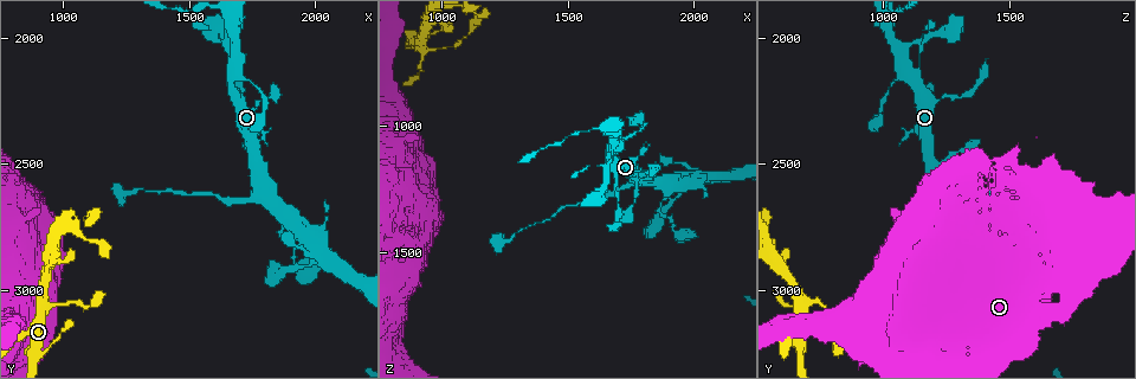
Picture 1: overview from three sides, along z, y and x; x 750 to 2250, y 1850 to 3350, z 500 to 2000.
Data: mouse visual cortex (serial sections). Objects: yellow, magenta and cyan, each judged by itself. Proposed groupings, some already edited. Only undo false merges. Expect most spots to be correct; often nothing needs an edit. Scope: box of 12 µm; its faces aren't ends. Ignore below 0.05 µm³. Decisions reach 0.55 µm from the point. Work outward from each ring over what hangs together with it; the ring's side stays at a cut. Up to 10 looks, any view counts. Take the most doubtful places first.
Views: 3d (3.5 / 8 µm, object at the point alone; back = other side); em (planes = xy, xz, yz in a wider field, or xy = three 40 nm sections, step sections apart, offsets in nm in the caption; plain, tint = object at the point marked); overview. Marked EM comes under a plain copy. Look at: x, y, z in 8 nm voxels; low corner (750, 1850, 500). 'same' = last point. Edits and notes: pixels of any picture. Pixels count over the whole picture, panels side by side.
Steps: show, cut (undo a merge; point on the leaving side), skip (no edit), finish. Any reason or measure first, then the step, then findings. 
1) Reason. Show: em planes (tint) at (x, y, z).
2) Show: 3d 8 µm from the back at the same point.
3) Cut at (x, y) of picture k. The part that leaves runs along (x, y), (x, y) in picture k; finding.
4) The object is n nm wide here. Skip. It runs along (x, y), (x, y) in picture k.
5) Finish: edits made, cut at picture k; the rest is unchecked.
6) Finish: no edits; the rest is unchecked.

Thick turns thin. Show: 3d 3.5 µm at (1000, 3040, 700).

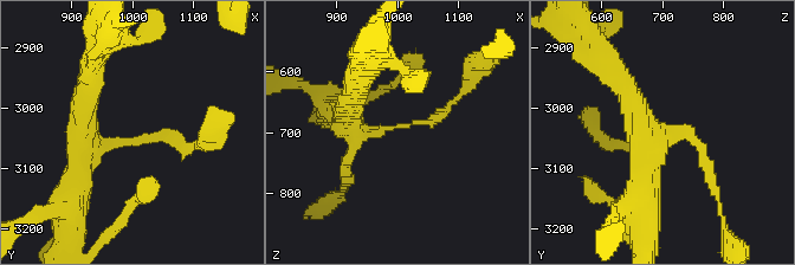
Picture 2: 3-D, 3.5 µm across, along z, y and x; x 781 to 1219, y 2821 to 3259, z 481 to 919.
The arms are 150, 400 nm wide. Show: em xy step 5 (tint) at (990, 3055, 700).

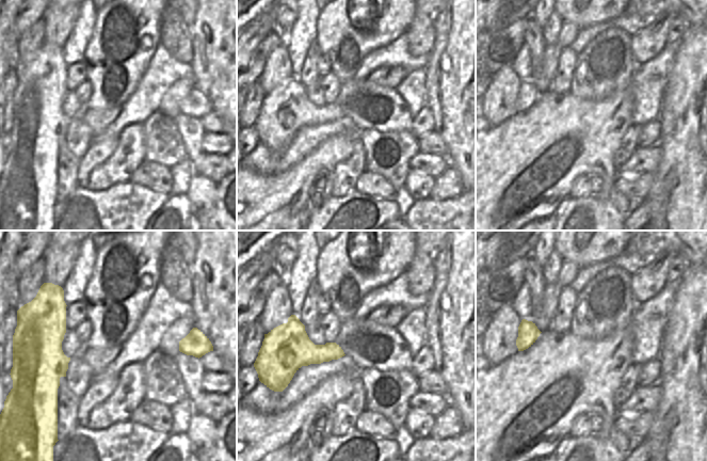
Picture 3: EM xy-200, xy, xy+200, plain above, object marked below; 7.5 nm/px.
Skip. It runs along (77, 173), (81, 147), (161, 136), (193, 147) in picture 2; continuous, no second cell.

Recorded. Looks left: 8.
Sharp bend. Show: 3d 3.5 µm at (950, 2740, 1370).

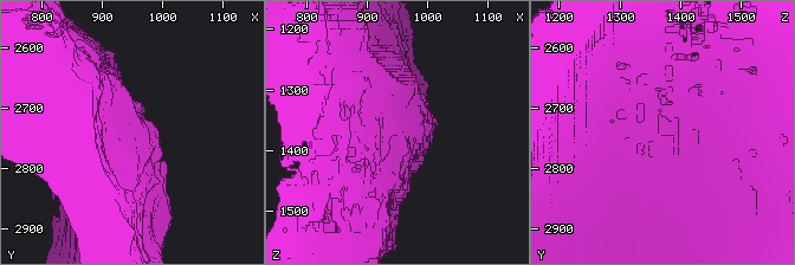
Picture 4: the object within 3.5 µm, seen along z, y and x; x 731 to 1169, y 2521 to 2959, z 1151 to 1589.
Need the tissue. Show: em xy step 5 (tint) at (935, 2735, 1370).

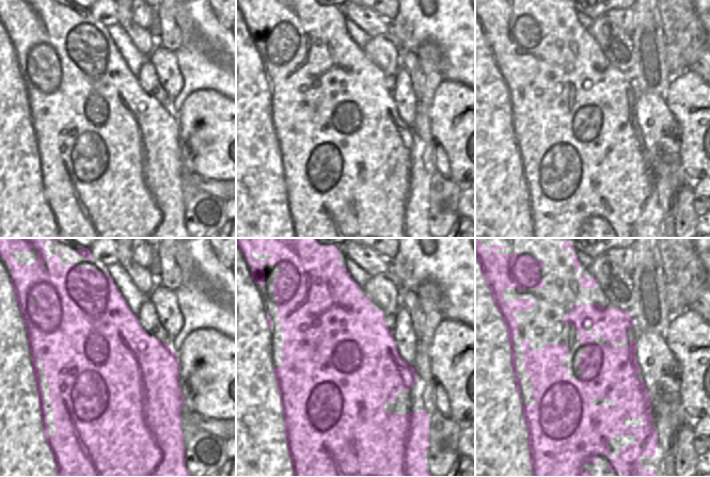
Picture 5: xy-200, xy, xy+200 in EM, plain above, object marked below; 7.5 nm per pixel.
Skip. It runs along (637, 217), (631, 129), (585, 85) in picture 4; all the same cell.

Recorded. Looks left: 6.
Thin arm on a thick one. Show: 3d 3.5 µm at (1680, 2070, 1080).

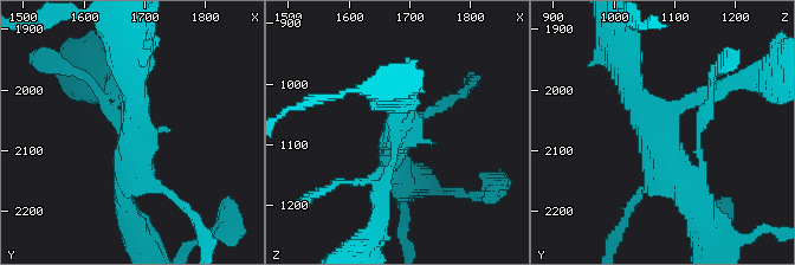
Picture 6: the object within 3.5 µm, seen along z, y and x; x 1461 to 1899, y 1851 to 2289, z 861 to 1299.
4 arms meet here; the arms are 100, 150, 300, 350 nm wide; shape alone is not enough. Show: em xy step 1 (tint) at (1680, 2080, 1080).

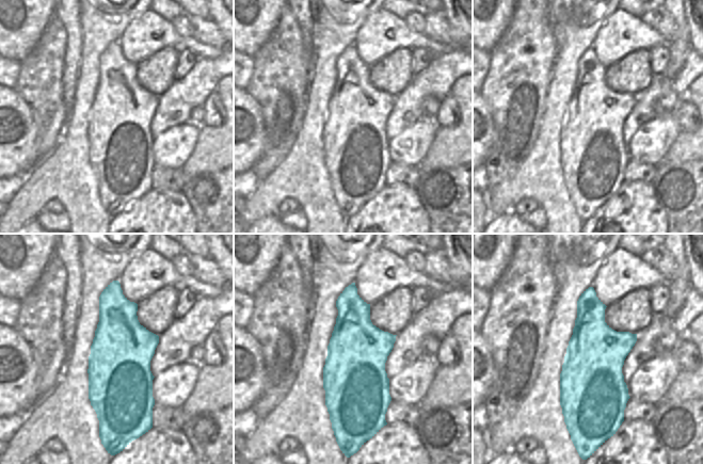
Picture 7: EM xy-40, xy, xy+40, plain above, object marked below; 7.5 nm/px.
Skip. It runs along (700, 204), (676, 175), (625, 66) in picture 6; one cell here.

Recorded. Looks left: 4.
Calibre changes. Show: 3d 3.5 µm at (1700, 2210, 1360).

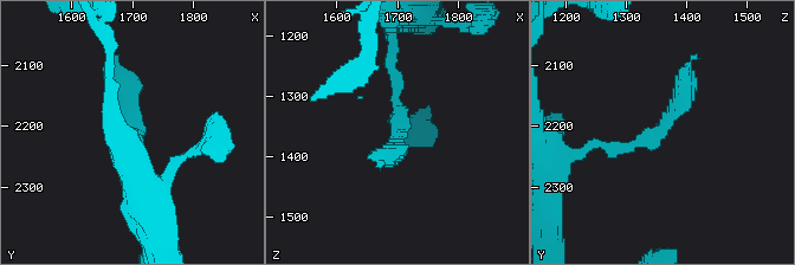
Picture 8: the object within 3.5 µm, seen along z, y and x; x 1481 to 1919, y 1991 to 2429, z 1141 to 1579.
Skip. It runs along (588, 148), (652, 137), (687, 65) in picture 8; one cell here.

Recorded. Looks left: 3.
Finish: no edits; the rest is unchecked.

